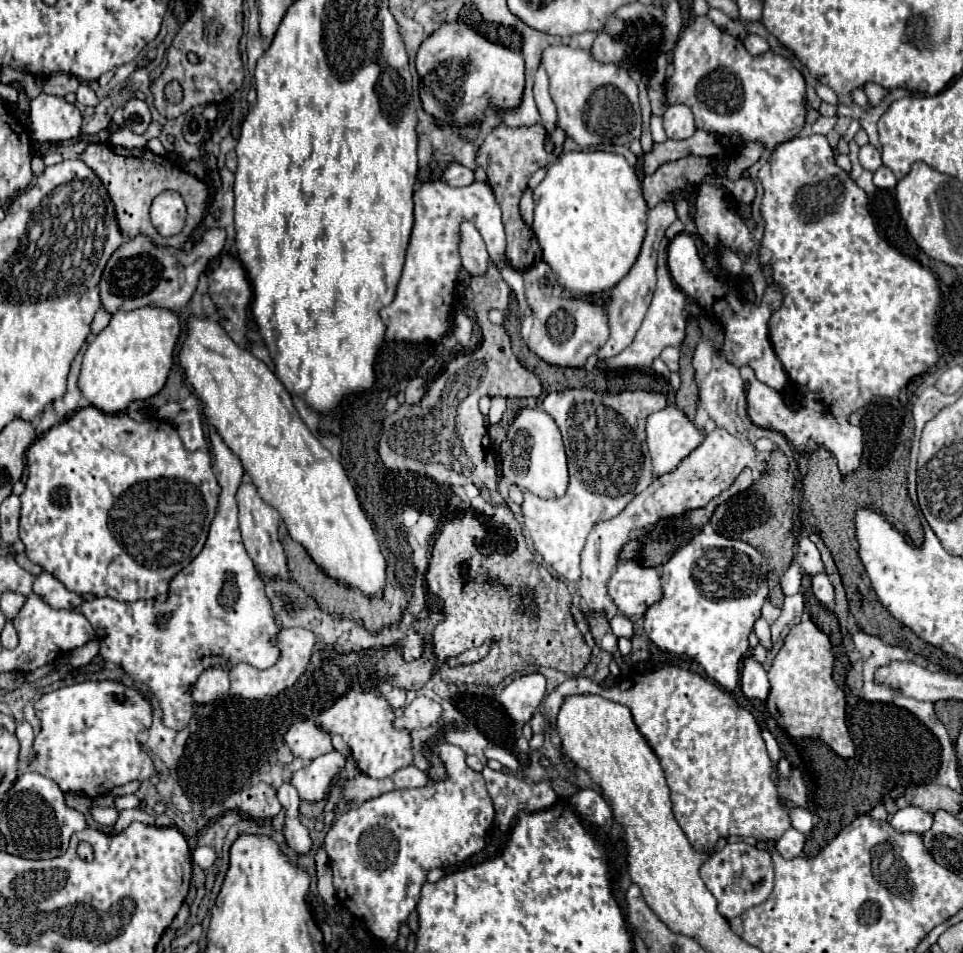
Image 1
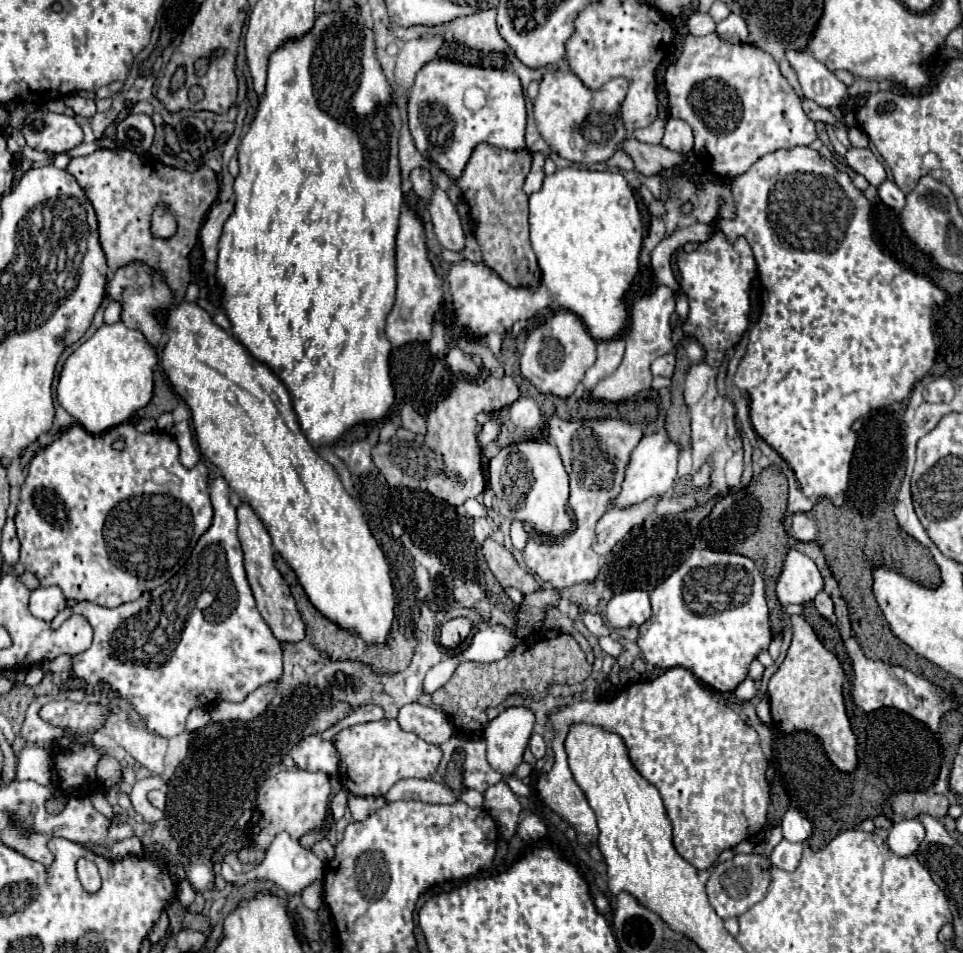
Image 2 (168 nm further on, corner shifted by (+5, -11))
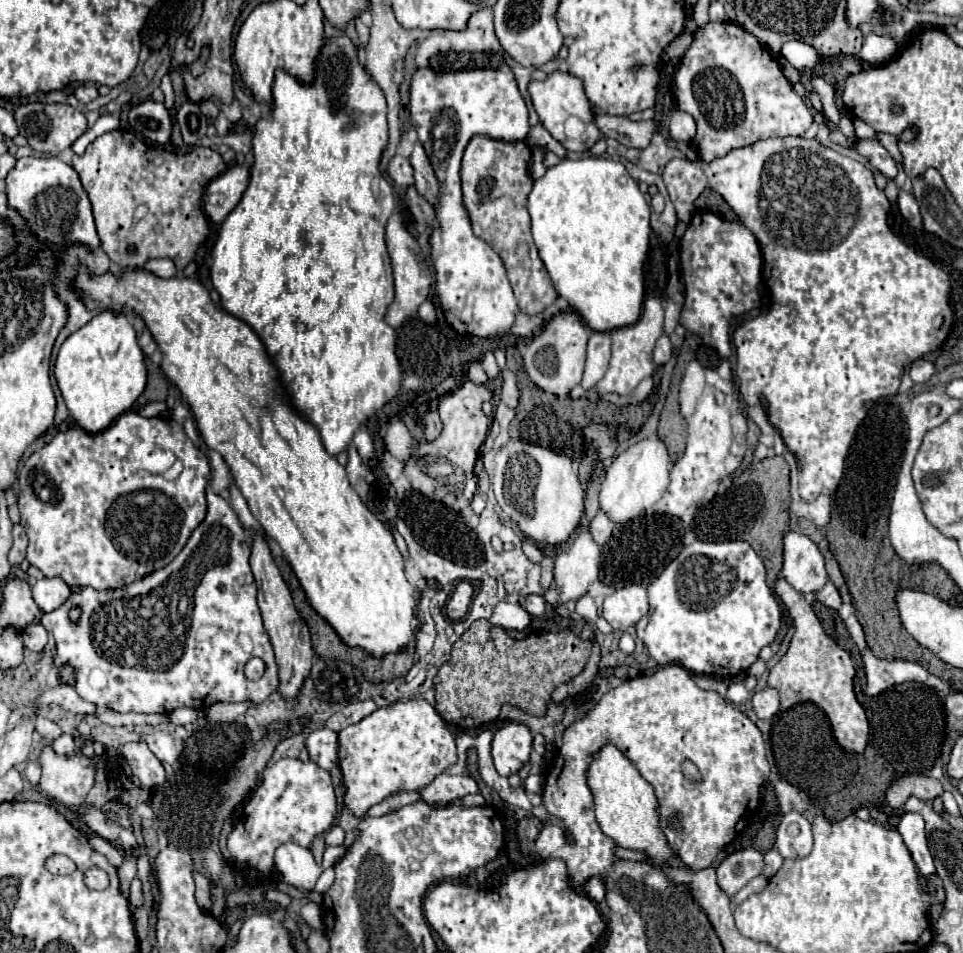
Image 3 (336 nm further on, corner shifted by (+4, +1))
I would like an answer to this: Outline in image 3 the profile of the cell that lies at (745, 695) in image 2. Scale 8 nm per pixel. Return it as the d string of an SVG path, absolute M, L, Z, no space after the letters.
M743 682L729 684L729 688L727 688L727 700L731 700L733 704L743 704L743 702L747 702L747 698L749 698L749 692L745 690Z

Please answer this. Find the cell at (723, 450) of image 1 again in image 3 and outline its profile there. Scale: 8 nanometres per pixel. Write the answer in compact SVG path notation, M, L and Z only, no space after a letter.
M597 512L597 516L595 516L595 518L591 520L591 524L589 524L589 532L591 532L593 540L595 540L599 546L603 546L603 544L609 540L611 532L613 532L613 522L611 522L603 512Z

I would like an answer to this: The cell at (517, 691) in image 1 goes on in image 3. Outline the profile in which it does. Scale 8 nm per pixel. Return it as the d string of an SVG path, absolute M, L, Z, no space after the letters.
M507 722L495 732L493 738L493 760L501 776L517 774L531 754L533 736L529 728L521 722Z

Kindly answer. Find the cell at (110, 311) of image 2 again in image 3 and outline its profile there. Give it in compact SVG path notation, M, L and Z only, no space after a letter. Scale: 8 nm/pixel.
M169 258L149 260L149 262L145 264L145 270L153 272L153 274L157 274L157 276L161 276L161 278L171 278L171 276L177 274L177 268L175 268L175 264L173 264Z

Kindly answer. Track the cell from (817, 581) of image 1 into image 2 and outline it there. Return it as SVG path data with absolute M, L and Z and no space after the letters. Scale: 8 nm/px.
M818 592L818 596L814 598L814 606L816 610L824 616L824 618L830 618L834 614L834 606L832 606L832 600L826 592Z

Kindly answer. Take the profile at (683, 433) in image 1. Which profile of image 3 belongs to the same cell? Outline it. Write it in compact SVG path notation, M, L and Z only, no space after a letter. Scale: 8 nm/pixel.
M657 436L645 438L629 446L615 458L611 468L607 470L607 478L599 492L599 508L615 524L625 524L631 518L637 518L663 496L669 484L669 472L671 472L671 460L665 444Z

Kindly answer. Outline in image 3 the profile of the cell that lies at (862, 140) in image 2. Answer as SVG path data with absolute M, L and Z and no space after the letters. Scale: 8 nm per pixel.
M879 132L877 133L877 139L883 145L883 147L891 154L896 162L902 163L902 155L897 146L898 138L896 136Z

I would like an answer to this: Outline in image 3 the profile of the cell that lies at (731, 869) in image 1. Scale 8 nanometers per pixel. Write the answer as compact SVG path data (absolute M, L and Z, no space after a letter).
M755 848L737 850L717 866L717 882L721 890L735 896L751 878L763 872L763 854Z

